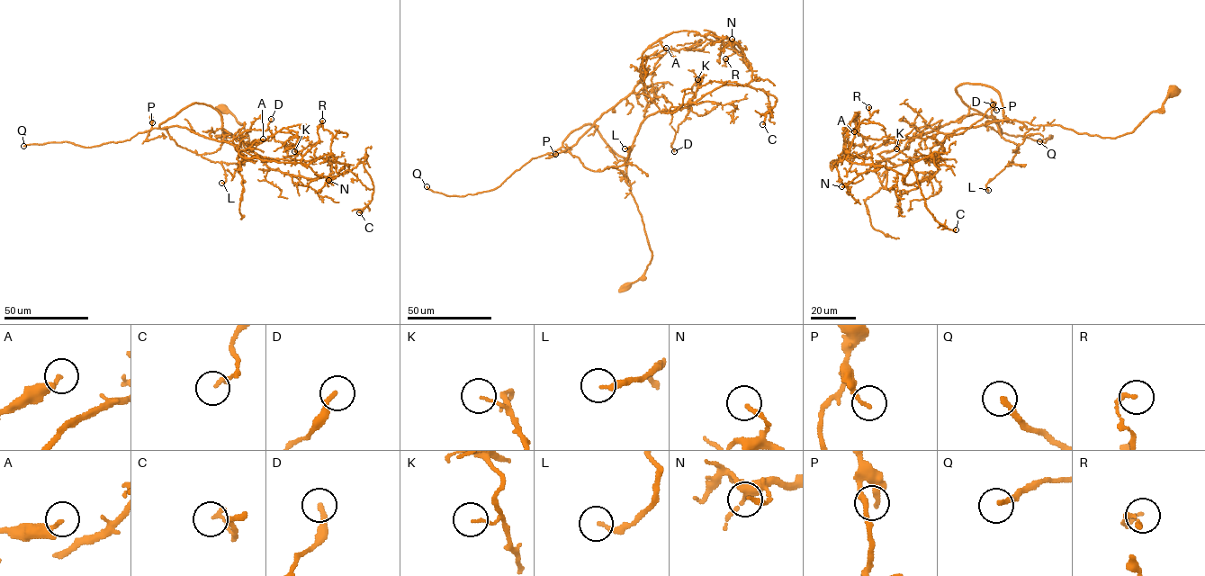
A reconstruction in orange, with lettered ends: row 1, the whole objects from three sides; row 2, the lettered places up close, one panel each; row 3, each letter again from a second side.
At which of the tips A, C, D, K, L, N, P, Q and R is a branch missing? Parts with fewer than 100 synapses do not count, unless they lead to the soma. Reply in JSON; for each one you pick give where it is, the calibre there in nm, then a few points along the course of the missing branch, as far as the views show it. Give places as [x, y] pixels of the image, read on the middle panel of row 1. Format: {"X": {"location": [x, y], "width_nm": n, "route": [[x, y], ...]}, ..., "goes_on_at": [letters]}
{"Q": {"location": [427, 186], "width_nm": 220}, "goes_on_at": ["Q"]}

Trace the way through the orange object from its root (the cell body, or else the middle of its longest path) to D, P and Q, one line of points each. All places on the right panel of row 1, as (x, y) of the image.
D: (1172, 91), (1132, 131), (1114, 138), (1000, 120), (955, 130), (934, 157), (934, 145), (963, 132), (993, 104)
P: (1172, 91), (1132, 131), (1110, 138), (1008, 120), (993, 88), (969, 83), (956, 88), (986, 116), (996, 110)
Q: (1172, 91), (1110, 138), (1008, 120), (993, 88), (956, 88), (1002, 133), (1052, 136), (1039, 141)

